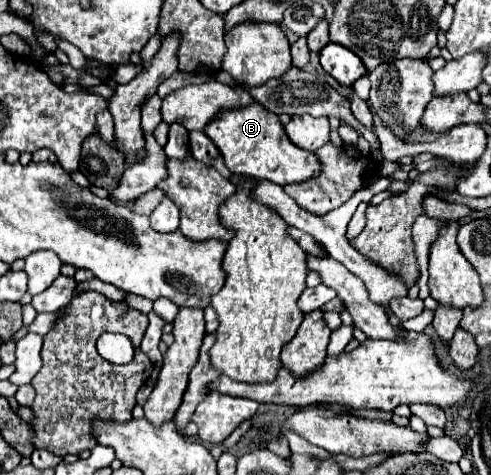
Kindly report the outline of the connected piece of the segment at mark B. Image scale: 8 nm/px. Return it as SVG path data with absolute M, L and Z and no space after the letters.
M241 106L219 112L203 130L211 142L221 152L225 166L231 170L231 174L239 176L253 176L253 178L265 178L269 182L275 182L279 186L303 182L319 174L321 164L317 162L317 156L313 152L301 150L299 146L293 146L289 142L283 124L279 122L277 114L269 114L261 106Z

